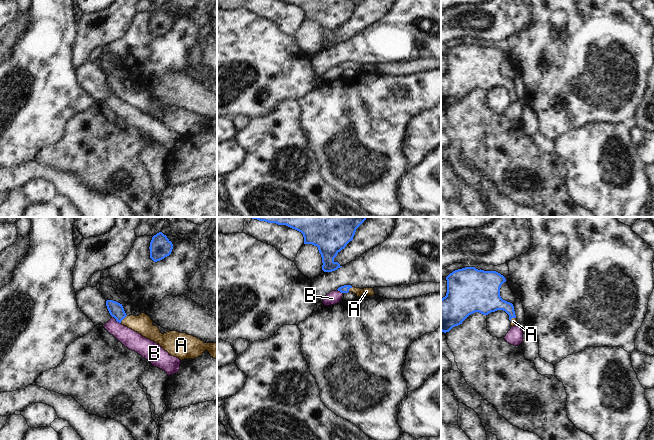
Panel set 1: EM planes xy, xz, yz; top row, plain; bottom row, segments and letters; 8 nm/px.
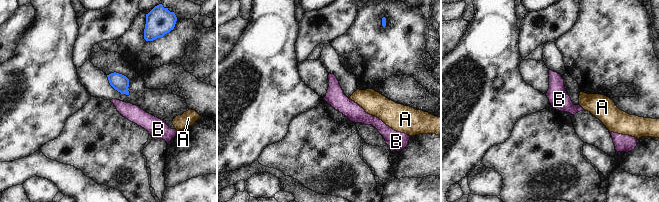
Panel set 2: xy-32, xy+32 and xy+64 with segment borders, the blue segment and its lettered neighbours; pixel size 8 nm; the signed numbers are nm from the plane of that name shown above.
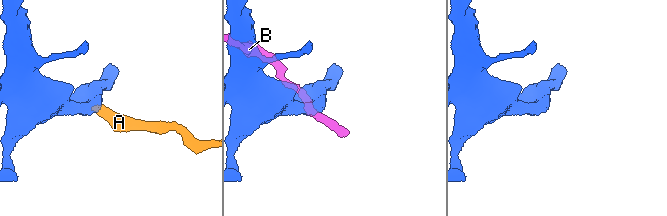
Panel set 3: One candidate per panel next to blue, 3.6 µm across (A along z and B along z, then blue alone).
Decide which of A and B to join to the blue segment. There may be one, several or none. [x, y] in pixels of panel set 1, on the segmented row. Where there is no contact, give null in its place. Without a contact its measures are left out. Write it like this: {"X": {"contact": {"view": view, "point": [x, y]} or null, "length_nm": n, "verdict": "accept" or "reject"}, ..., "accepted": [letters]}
{"A": {"contact": {"view": "xy", "point": [123, 318]}, "length_nm": 80, "verdict": "accept"}, "B": {"contact": {"view": "xy", "point": [116, 320]}, "length_nm": 100, "verdict": "reject"}, "accepted": ["A"]}

